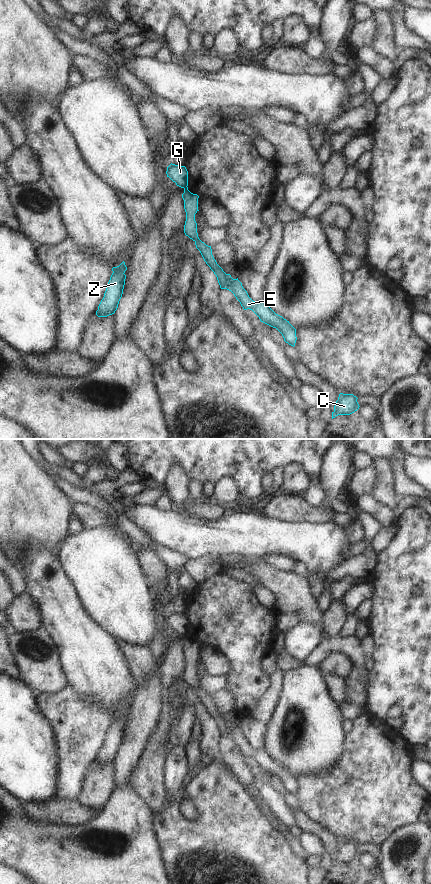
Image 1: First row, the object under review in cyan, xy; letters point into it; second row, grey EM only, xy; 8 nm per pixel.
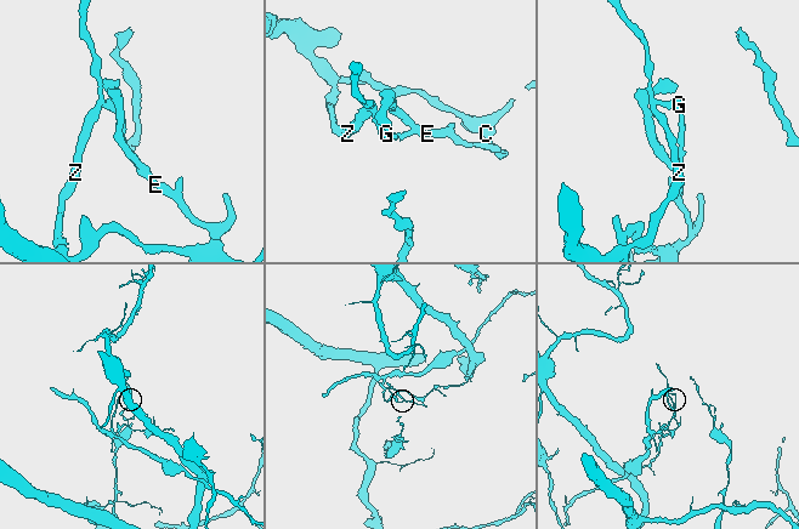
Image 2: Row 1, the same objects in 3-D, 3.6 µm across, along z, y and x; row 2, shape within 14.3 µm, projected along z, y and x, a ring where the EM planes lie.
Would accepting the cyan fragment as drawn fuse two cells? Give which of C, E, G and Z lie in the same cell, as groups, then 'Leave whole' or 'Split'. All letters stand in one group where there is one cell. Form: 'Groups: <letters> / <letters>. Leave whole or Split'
Groups: C E / G Z. Split.

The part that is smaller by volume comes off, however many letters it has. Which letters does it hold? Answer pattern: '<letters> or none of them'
G, Z

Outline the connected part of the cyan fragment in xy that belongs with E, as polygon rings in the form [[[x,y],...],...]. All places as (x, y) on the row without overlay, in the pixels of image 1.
[[[186,635],[184,636],[182,646],[184,648],[184,657],[186,660],[184,681],[195,690],[196,696],[200,699],[204,709],[216,723],[220,736],[231,739],[244,758],[252,758],[259,765],[261,770],[276,776],[282,782],[284,789],[294,795],[297,788],[296,777],[289,771],[289,769],[276,762],[265,749],[253,749],[238,726],[233,727],[230,722],[226,722],[217,712],[212,703],[211,694],[206,693],[199,687],[197,671],[195,669],[195,662],[199,659],[199,644],[191,641],[188,638],[188,635]]]

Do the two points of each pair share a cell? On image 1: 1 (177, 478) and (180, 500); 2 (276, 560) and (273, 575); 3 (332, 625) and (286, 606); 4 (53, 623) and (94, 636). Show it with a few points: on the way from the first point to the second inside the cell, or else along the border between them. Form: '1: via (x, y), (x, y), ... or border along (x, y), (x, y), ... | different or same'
1: via (178, 483), (180, 495) | same
2: border along (264, 559), (283, 571), (294, 572) | different
3: border along (324, 615), (322, 622) | different
4: via (63, 623), (67, 623), (80, 636), (84, 636) | same

